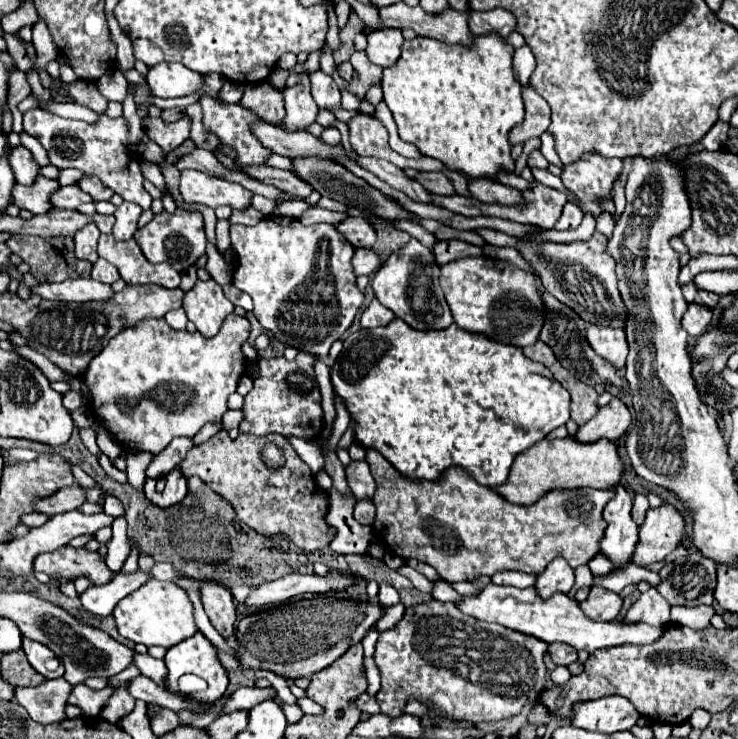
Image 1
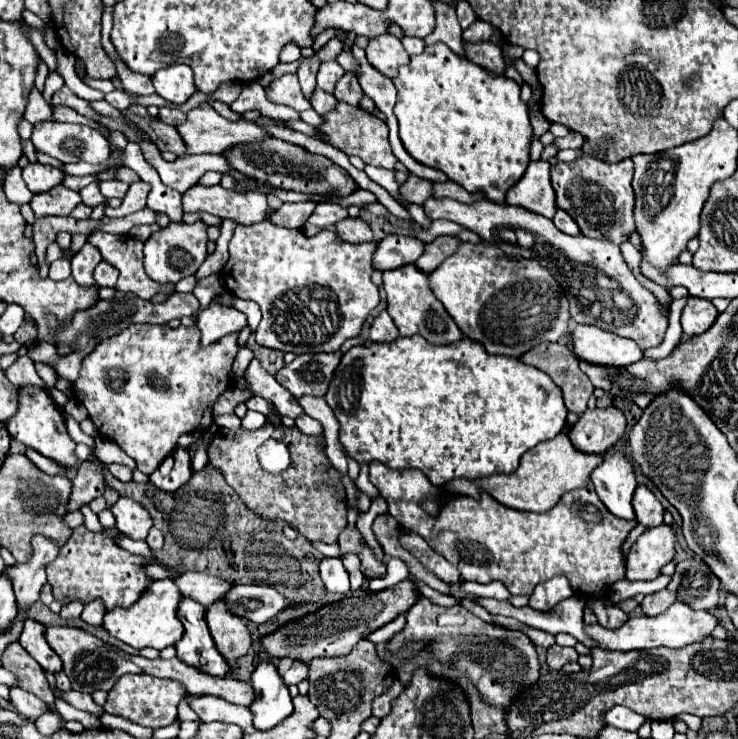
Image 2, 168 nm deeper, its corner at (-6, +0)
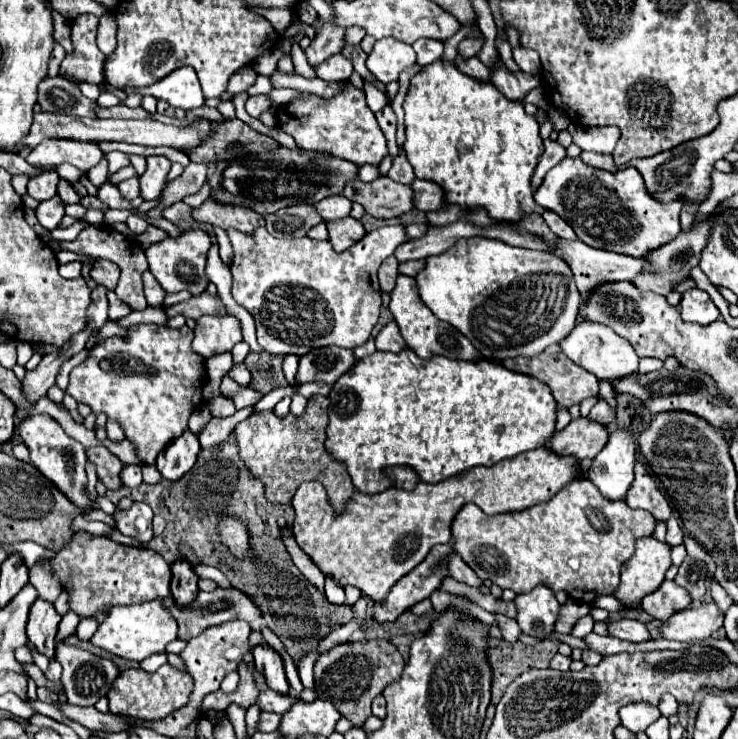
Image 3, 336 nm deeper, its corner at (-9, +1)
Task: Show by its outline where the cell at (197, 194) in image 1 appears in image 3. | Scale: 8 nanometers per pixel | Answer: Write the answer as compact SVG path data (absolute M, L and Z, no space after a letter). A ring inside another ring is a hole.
M205 201L201 207L193 209L193 219L199 223L211 223L221 229L237 229L251 235L263 225L263 217L249 209L239 209L233 205L217 205L215 201Z

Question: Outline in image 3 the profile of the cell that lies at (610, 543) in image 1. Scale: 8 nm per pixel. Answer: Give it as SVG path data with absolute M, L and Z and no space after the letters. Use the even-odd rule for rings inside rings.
M613 429L605 447L595 455L587 477L601 489L601 493L605 493L605 497L613 501L625 499L635 477L635 447L637 445L627 429Z

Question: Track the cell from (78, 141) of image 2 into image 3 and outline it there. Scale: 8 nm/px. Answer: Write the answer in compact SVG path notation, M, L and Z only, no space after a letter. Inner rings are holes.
M43 141L37 145L25 161L33 167L57 167L61 163L71 163L83 171L89 171L101 161L103 153L97 143L83 141Z

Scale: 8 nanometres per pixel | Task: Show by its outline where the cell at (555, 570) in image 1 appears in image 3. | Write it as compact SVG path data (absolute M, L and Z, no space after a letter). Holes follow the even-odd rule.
M535 587L525 595L517 595L517 625L521 633L531 635L539 641L547 639L555 631L555 621L559 615L559 603L549 587Z

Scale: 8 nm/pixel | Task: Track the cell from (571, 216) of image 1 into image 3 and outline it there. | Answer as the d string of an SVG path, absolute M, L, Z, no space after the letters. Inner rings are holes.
M545 211L545 213L543 213L543 219L545 219L547 227L549 227L557 237L565 237L565 239L575 239L575 237L577 237L575 231L573 231L561 217L557 217L553 211Z

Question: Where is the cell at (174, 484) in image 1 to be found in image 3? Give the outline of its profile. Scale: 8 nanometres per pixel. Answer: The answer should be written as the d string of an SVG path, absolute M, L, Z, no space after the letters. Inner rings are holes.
M185 429L185 433L173 439L171 445L157 457L157 469L165 479L177 481L177 477L183 477L193 467L199 451L201 447L199 447L197 435Z

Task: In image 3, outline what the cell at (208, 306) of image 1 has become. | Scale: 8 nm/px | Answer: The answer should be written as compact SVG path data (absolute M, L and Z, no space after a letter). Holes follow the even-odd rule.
M233 315L197 319L193 351L203 359L231 351L237 341L241 341L241 323Z

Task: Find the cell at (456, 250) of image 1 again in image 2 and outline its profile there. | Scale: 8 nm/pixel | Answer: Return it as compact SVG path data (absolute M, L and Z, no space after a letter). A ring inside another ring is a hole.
M438 236L434 238L434 242L428 242L424 246L424 254L418 258L418 262L414 262L418 268L422 268L422 272L432 272L436 270L448 256L452 256L456 250L460 248L460 240L452 238L452 236Z

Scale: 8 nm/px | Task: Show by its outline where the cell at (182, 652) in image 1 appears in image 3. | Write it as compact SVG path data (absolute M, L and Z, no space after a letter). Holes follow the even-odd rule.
M179 559L171 565L173 571L173 579L171 579L171 595L177 601L177 605L189 605L189 601L193 601L193 597L197 597L197 575L191 567L191 563L187 563L185 559Z

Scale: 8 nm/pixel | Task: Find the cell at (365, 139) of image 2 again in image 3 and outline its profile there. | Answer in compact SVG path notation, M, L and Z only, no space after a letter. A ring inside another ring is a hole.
M351 83L331 99L301 93L289 103L277 107L277 125L295 139L299 149L329 153L333 157L353 161L359 167L365 163L379 165L387 155L385 135L379 129L373 111L365 103L365 93Z

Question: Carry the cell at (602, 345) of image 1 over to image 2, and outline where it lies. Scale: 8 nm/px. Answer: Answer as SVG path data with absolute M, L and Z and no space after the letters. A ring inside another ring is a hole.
M574 326L574 354L586 362L604 366L628 366L642 358L642 350L630 338L600 330L596 326Z

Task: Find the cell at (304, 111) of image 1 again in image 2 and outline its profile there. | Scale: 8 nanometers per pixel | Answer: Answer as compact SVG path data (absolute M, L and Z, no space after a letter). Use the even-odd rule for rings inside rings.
M308 58L300 64L298 68L298 78L300 78L300 86L302 86L302 94L304 98L310 98L316 90L316 72L318 72L320 62L314 58Z

